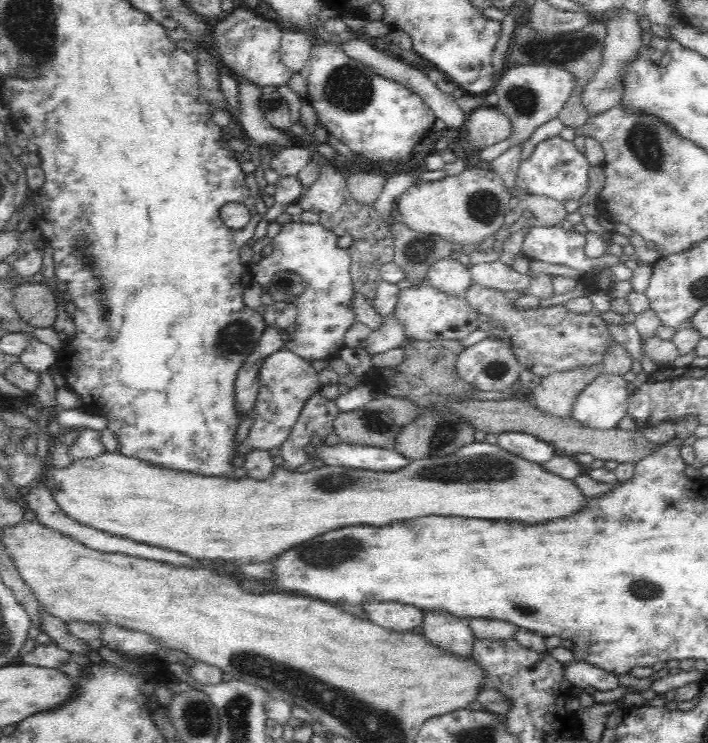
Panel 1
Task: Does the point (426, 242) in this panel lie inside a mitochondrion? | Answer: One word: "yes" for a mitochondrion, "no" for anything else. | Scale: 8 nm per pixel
no

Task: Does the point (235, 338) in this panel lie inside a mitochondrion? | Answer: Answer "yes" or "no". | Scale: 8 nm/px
yes

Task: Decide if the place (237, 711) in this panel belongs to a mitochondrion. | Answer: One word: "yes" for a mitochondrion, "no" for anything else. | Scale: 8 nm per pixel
yes

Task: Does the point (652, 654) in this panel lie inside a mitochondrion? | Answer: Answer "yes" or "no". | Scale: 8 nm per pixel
no

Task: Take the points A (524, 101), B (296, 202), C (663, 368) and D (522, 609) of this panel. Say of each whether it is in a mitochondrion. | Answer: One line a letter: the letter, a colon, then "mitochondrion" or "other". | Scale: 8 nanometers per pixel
A: mitochondrion
B: other
C: other
D: mitochondrion

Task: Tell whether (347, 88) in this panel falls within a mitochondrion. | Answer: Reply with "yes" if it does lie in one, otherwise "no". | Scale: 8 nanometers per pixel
yes

